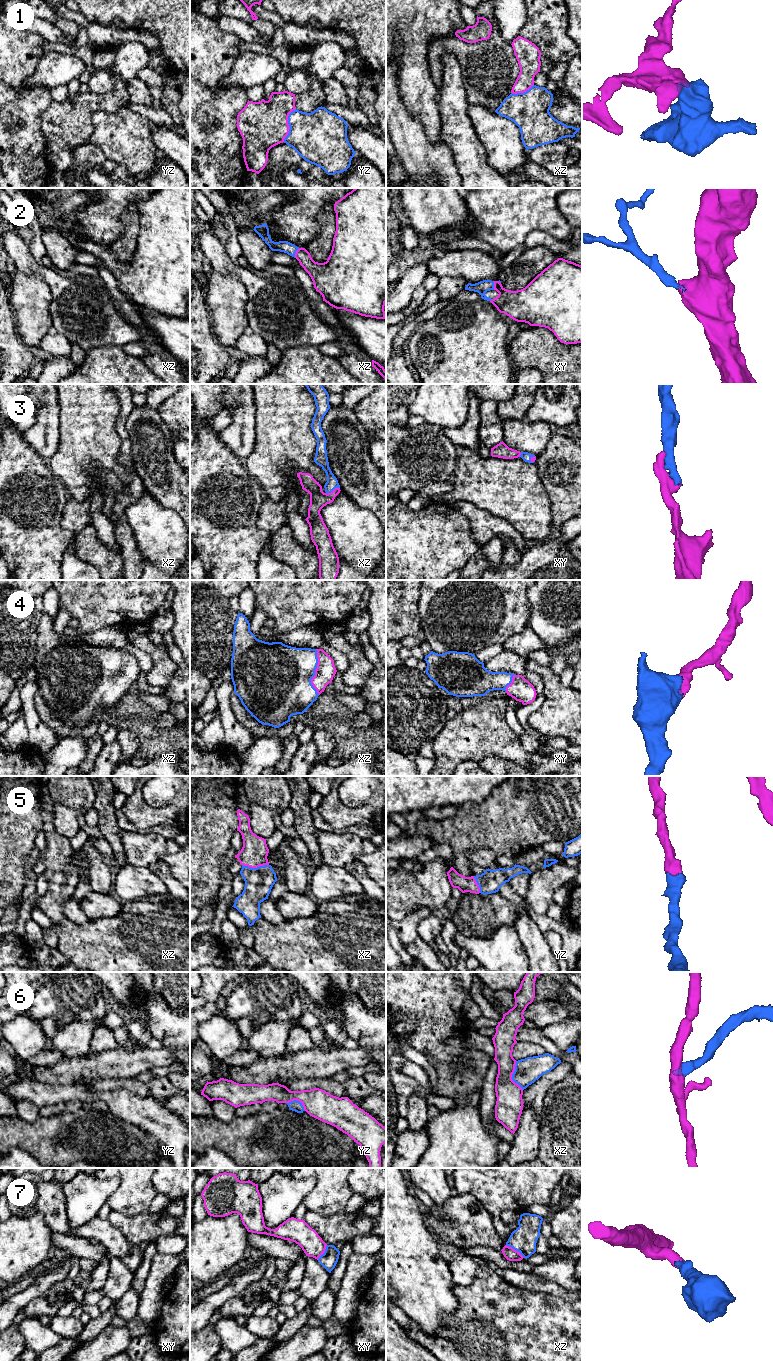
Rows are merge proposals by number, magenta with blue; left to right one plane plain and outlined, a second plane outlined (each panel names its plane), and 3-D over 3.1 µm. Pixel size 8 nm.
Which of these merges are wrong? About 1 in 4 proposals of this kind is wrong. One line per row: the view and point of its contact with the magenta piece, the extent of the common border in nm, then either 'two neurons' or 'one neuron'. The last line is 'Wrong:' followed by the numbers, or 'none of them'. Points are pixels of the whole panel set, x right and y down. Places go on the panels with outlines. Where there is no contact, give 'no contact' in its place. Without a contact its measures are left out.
1: yz (288, 125) | 280 nm | two neurons
2: xz (295, 253) | 90 nm | one neuron
3: xz (333, 490) | 120 nm | one neuron
4: xz (315, 672) | 360 nm | one neuron
5: xz (255, 867) | 220 nm | one neuron
6: xz (511, 1076) | 240 nm | two neurons
7: xz (515, 1250) | 190 nm | one neuron
Wrong: 1, 6

